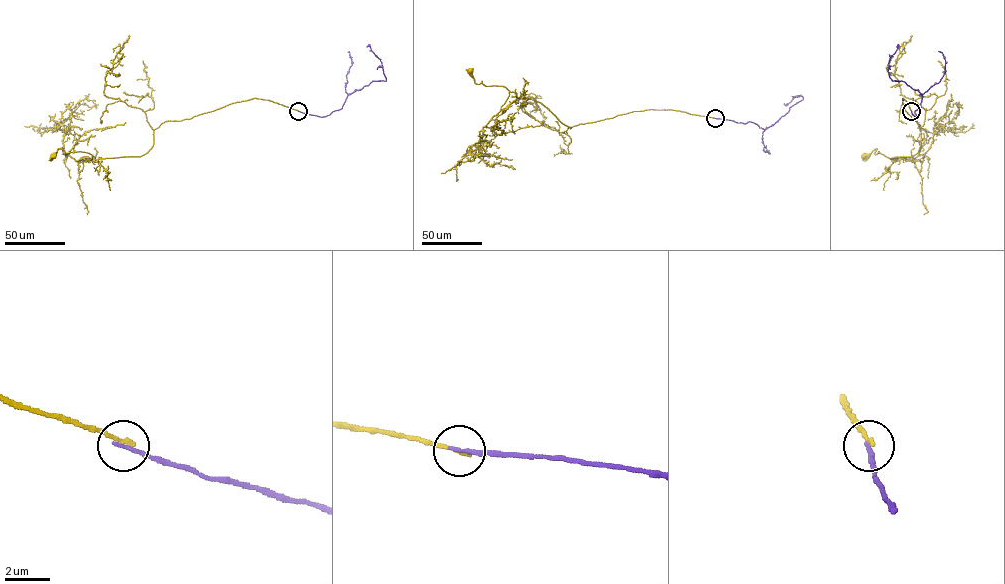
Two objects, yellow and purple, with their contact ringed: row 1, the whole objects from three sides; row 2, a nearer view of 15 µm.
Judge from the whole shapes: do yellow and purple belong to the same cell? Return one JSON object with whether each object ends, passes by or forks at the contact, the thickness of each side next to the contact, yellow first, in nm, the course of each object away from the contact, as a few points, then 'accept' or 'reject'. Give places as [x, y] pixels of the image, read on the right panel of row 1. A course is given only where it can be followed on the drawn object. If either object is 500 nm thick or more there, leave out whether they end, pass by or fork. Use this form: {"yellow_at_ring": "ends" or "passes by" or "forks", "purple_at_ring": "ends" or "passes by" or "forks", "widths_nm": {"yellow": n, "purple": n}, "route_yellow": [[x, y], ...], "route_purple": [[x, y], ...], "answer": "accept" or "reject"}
{"yellow_at_ring": "ends", "purple_at_ring": "ends", "widths_nm": {"yellow": 180, "purple": 180}, "route_yellow": [[911, 111], [902, 98], [920, 130], [916, 154], [893, 160], [875, 154], [877, 148], [863, 157]], "route_purple": [[911, 111], [916, 116], [914, 111], [920, 107], [922, 95], [889, 76], [889, 62], [896, 47]], "answer": "reject"}

